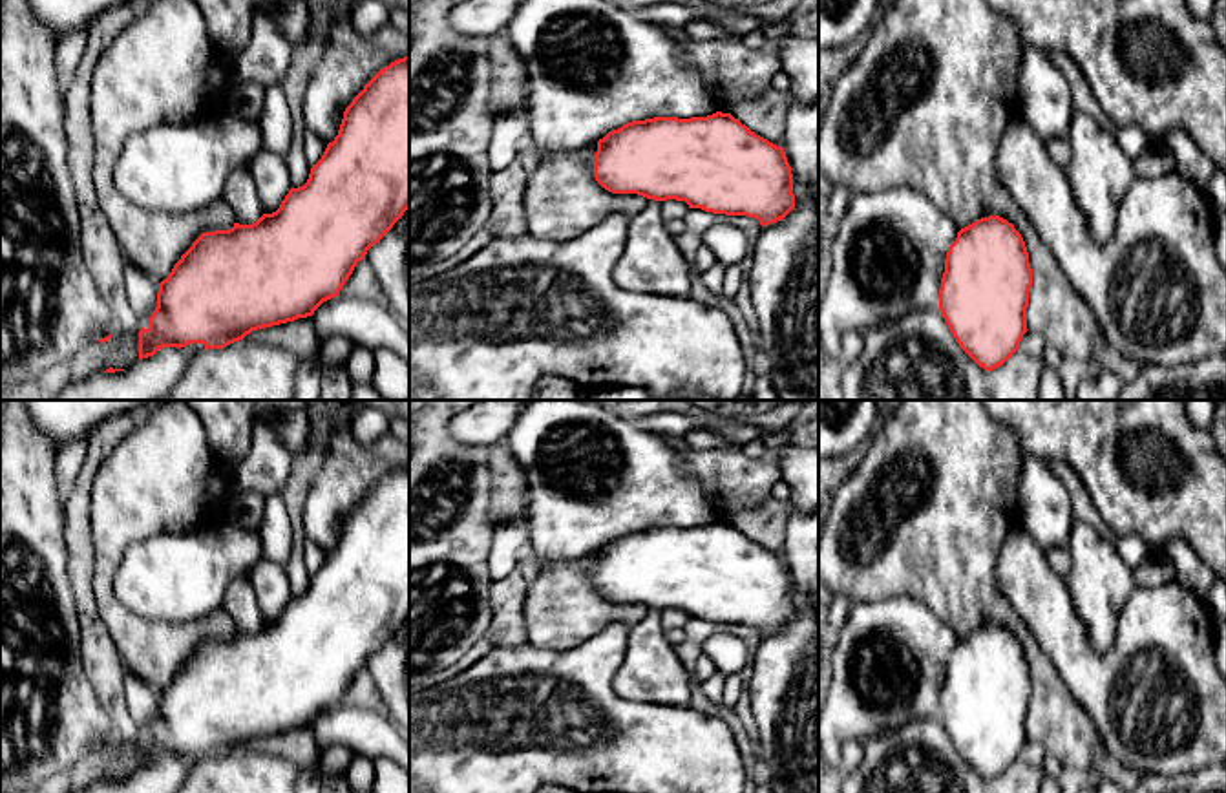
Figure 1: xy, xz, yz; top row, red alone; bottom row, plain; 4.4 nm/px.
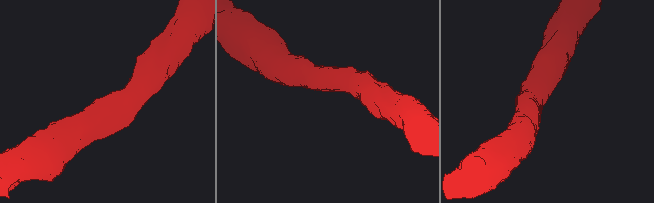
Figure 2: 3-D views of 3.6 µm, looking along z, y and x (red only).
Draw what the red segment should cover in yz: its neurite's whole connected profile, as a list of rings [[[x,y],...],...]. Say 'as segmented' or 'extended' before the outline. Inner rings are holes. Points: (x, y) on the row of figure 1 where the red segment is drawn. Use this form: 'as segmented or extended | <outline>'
as segmented | [[[999,216],[974,221],[948,247],[939,311],[985,371],[1003,365],[1027,329],[1032,269],[1021,234]]]

